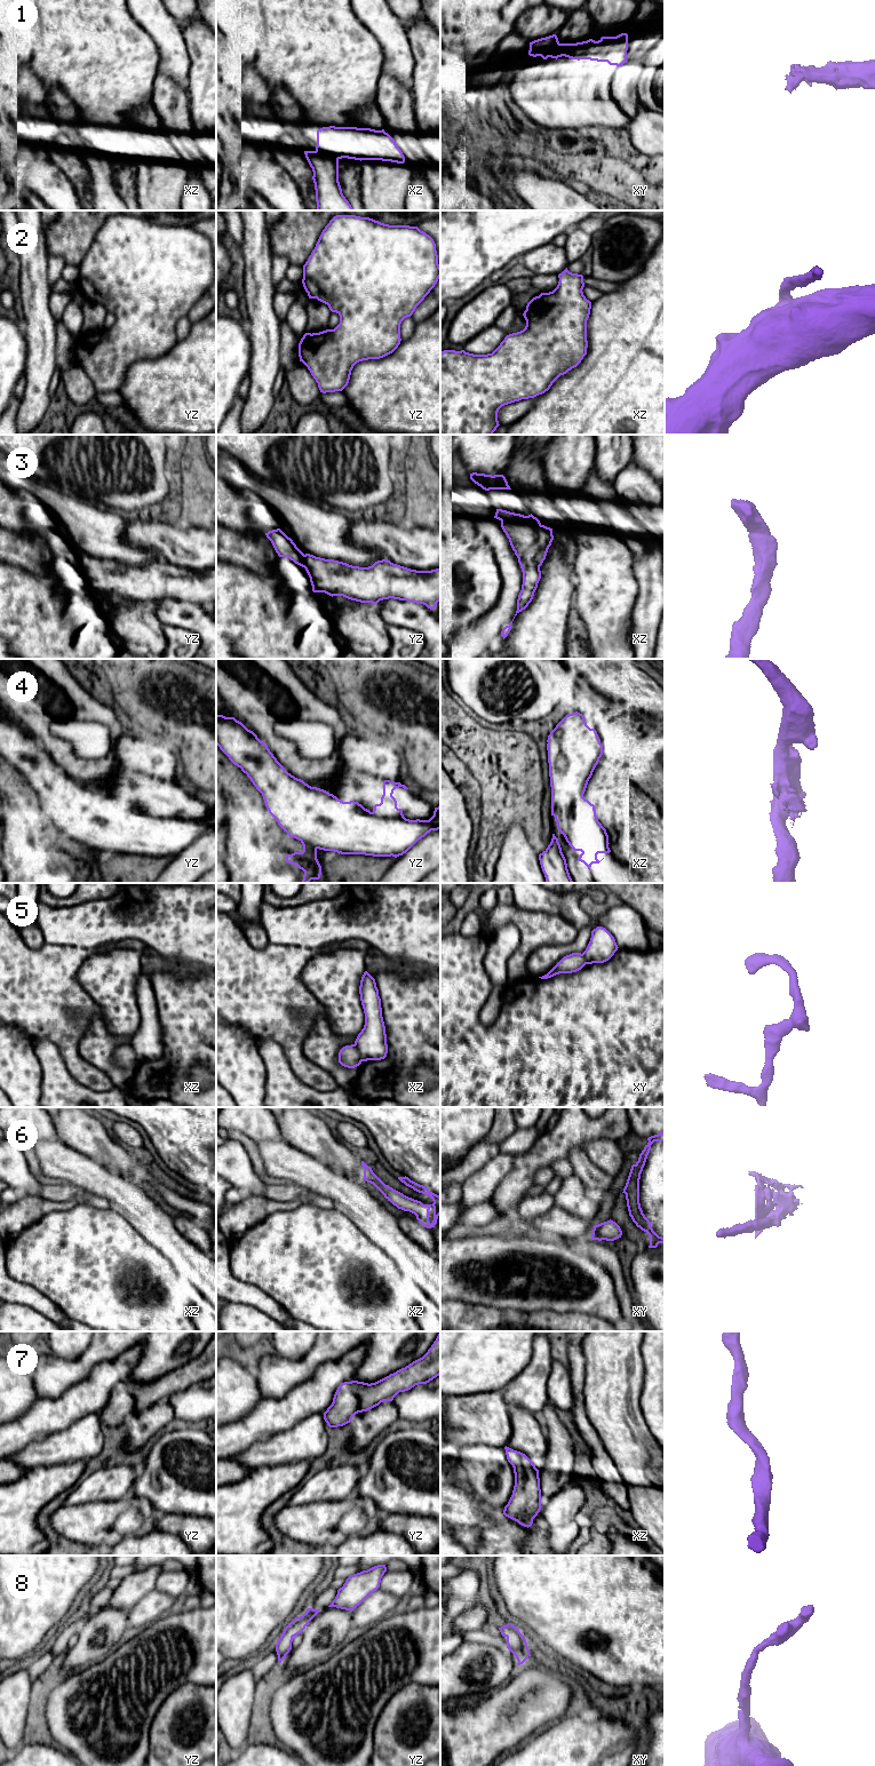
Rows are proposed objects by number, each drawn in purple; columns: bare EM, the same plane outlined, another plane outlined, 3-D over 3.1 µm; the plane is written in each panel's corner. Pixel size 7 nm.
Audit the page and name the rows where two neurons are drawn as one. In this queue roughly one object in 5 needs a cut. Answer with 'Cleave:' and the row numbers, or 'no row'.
Cleave: 1, 4, 5

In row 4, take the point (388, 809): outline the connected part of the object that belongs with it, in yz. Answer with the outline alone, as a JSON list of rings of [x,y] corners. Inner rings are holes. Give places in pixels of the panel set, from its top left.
[[[390,780],[383,781],[383,795],[381,797],[381,803],[374,805],[374,810],[371,812],[365,809],[361,804],[355,801],[347,802],[351,808],[373,816],[375,818],[387,818],[387,819],[406,819],[403,814],[403,810],[397,808],[397,801],[392,796],[396,788],[403,787],[408,789],[405,785],[400,782],[395,782]]]

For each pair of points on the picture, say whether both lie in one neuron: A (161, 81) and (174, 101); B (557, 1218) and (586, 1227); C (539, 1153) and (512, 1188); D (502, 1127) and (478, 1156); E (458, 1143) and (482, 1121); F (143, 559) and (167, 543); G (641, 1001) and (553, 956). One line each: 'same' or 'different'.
A: same
B: same
C: same
D: different
E: same
F: different
G: different

